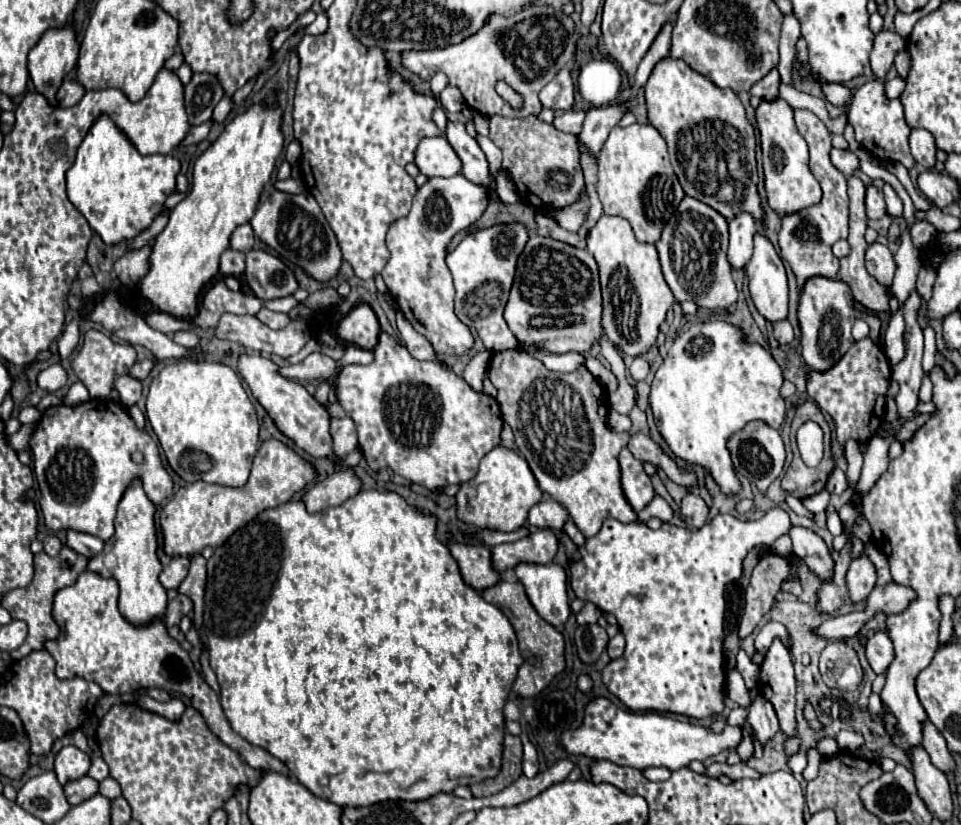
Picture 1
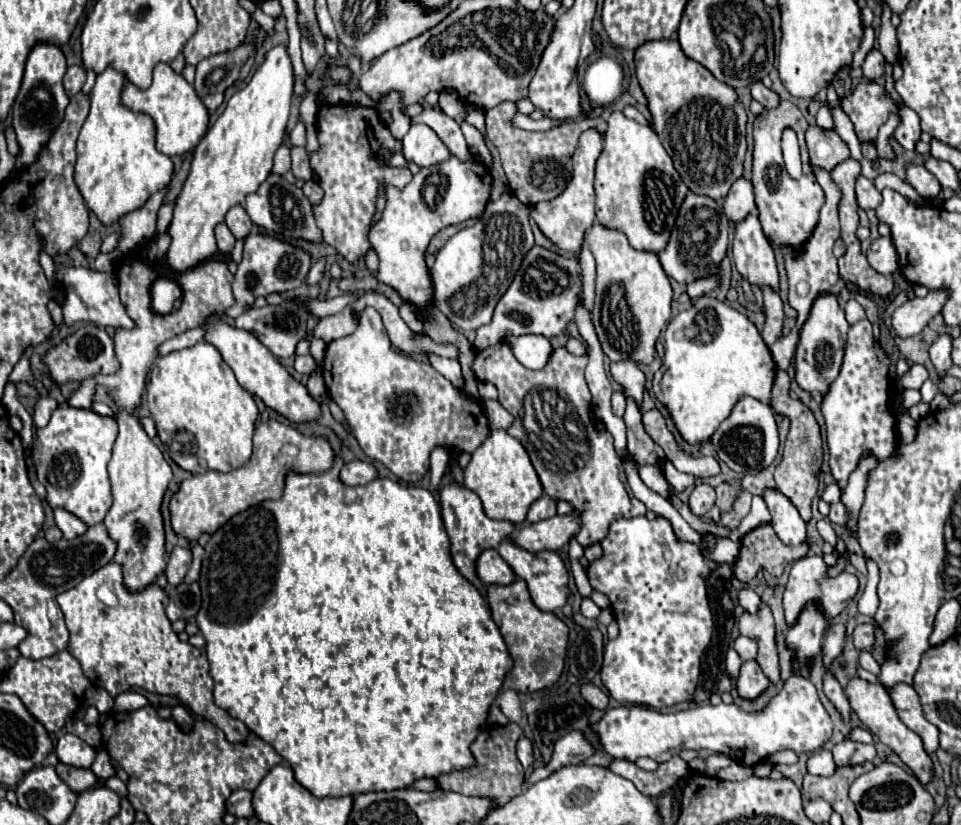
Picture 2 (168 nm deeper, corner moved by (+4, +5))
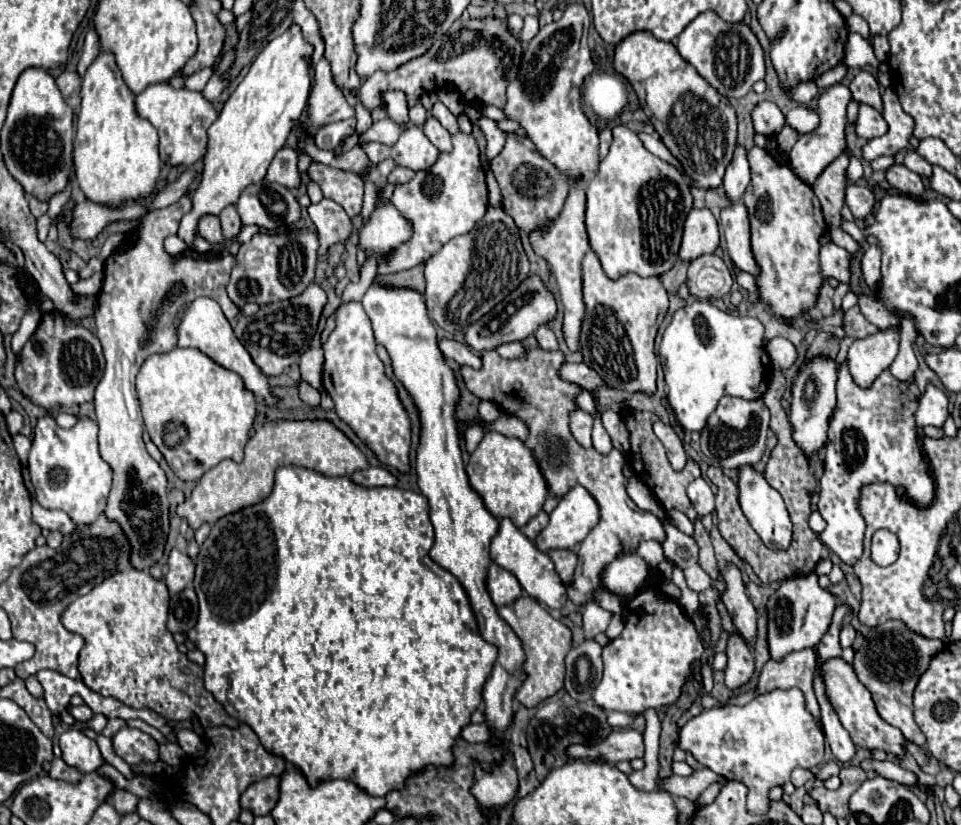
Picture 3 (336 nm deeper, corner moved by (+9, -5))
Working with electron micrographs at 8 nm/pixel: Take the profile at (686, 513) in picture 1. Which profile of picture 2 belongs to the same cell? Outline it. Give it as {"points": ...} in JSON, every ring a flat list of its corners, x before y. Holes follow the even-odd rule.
{"points":[[696,484,696,488,690,494,690,508,696,516,704,516,716,502,716,492,710,484]]}

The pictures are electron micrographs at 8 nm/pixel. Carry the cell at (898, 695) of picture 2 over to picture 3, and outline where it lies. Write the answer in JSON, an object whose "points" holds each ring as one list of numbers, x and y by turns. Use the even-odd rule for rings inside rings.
{"points":[[891,620,885,624,879,624,875,628,869,630,869,634,865,636,863,646,859,648,859,652,855,652,855,660,853,660,853,668,857,678,861,680,861,684,865,688,869,688,869,692,873,694,875,706,879,716,899,728,903,732,903,736,917,744,919,748,925,746,927,738,923,736,923,732,919,730,919,726,913,720,913,690,917,686,919,676,927,670,931,658,943,648,943,642,939,640,927,640,915,632,911,632,903,622]]}

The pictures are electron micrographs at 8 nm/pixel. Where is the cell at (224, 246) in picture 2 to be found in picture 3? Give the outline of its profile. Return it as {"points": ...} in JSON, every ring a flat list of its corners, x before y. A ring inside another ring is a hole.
{"points":[[203,216,199,222,199,236,205,238,209,244,227,244,223,232,221,232,221,224,217,216]]}

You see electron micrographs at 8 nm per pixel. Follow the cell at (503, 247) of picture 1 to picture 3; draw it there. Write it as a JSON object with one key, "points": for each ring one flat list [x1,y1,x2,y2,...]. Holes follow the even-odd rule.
{"points":[[489,206,487,214,469,234,449,240,435,256,427,260,427,312,439,328,451,334,461,332,491,312,509,292,519,286,527,274,529,260,523,250,515,220,511,220,511,216,507,216,501,206]]}

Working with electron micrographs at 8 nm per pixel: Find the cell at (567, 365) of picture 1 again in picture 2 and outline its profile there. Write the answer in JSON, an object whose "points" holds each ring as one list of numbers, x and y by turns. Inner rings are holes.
{"points":[[534,334,518,336,518,338,512,336,508,338,508,344,514,356,518,358,518,362,530,370,540,370,540,366,548,362,548,354,552,354,552,346,544,336,534,336]]}

